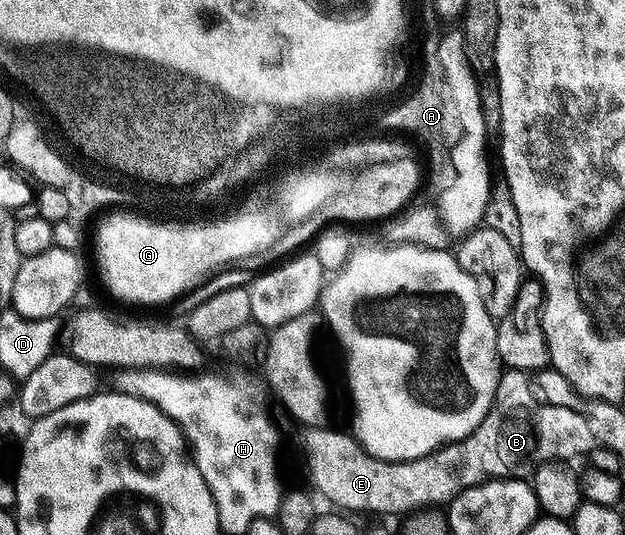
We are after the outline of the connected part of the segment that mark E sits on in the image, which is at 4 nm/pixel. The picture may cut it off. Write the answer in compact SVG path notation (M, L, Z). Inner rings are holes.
M311 426L303 436L303 452L307 455L307 472L315 483L314 491L328 500L328 505L347 514L355 512L376 512L379 516L399 516L410 514L421 508L447 506L473 483L473 466L469 454L460 442L448 444L438 452L430 452L416 460L382 460L369 454L350 431L338 432L328 426Z

